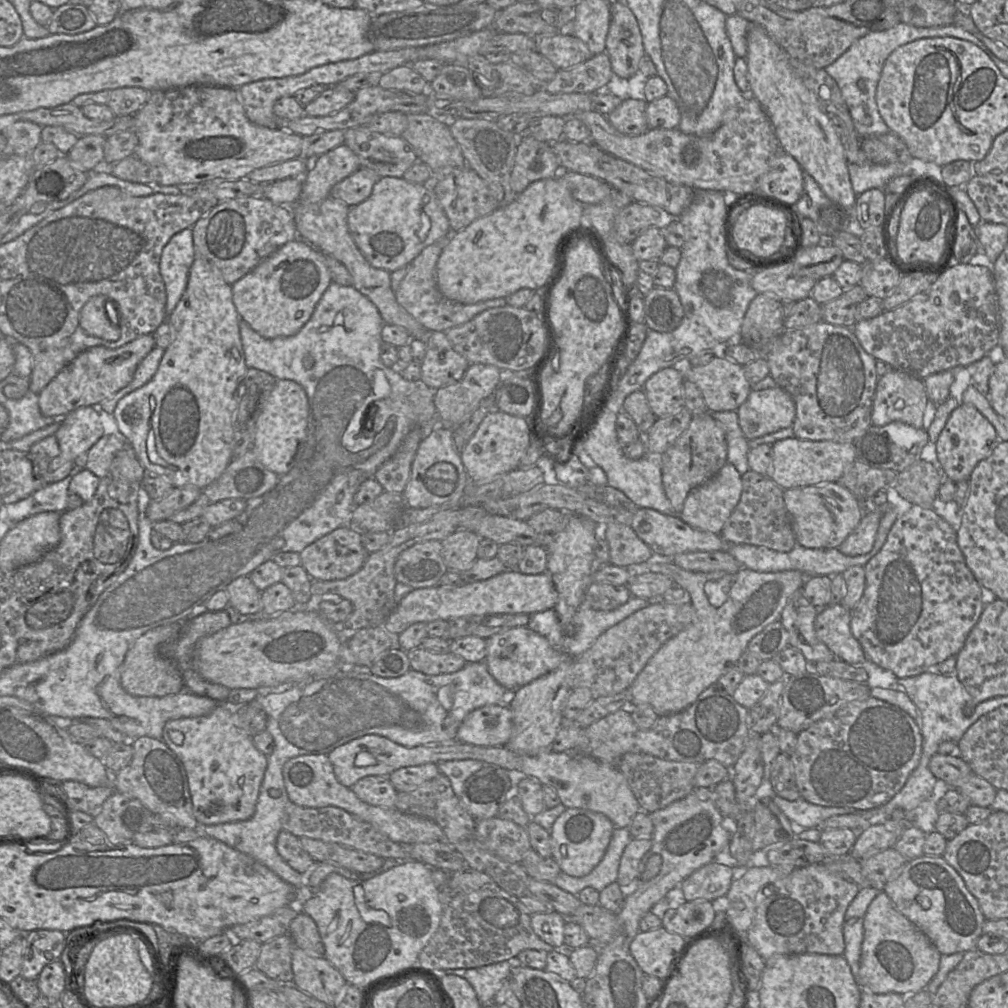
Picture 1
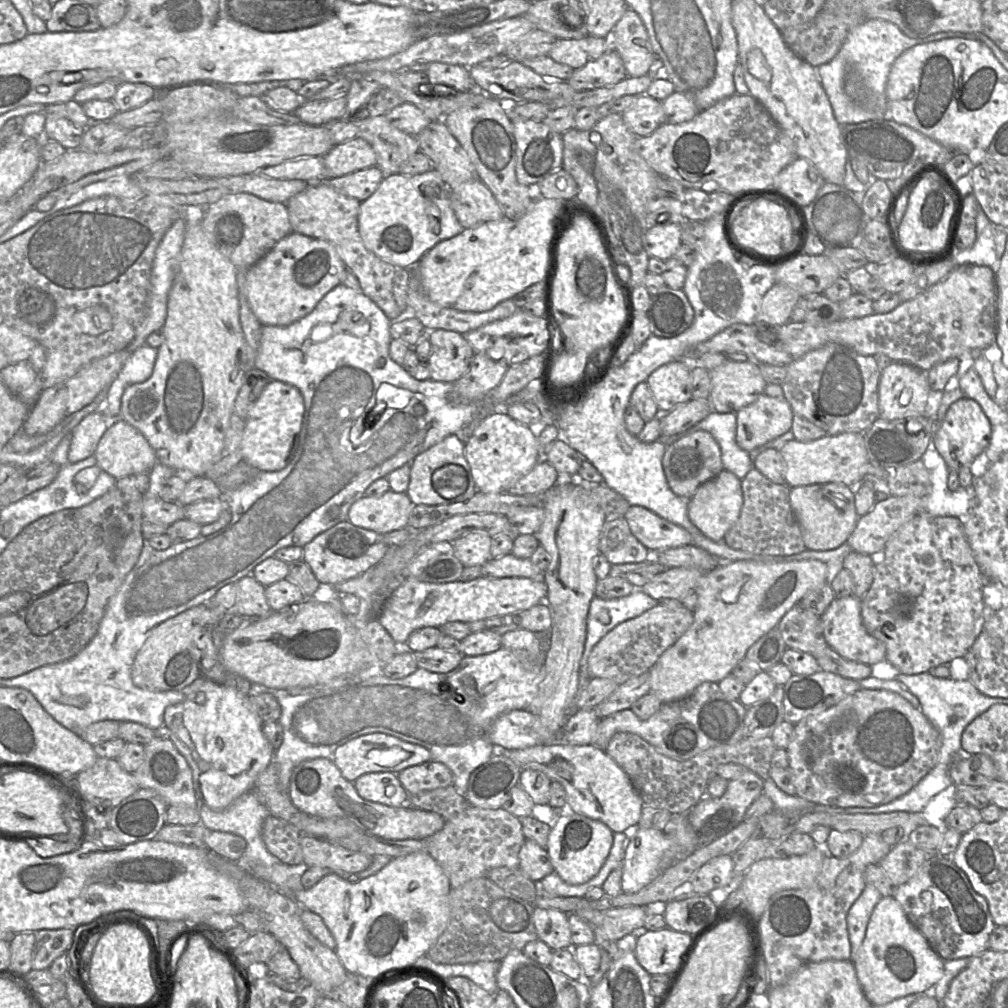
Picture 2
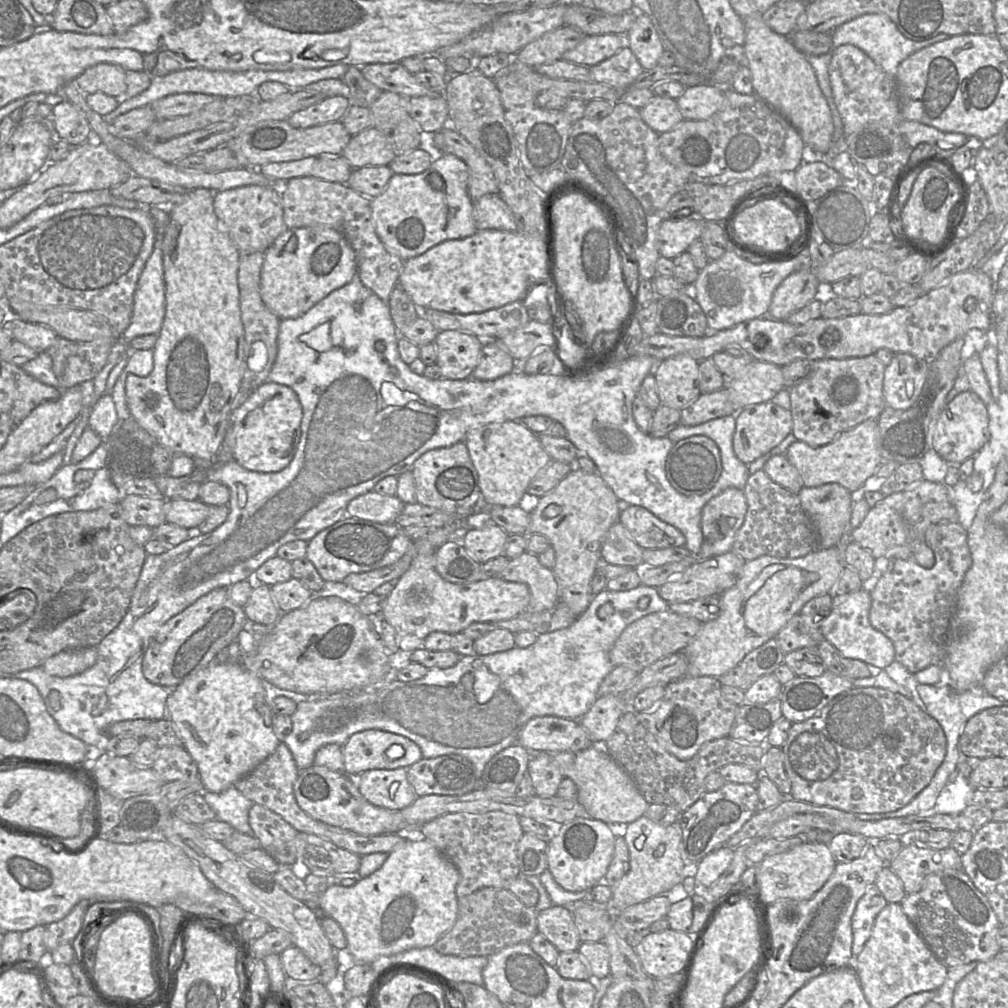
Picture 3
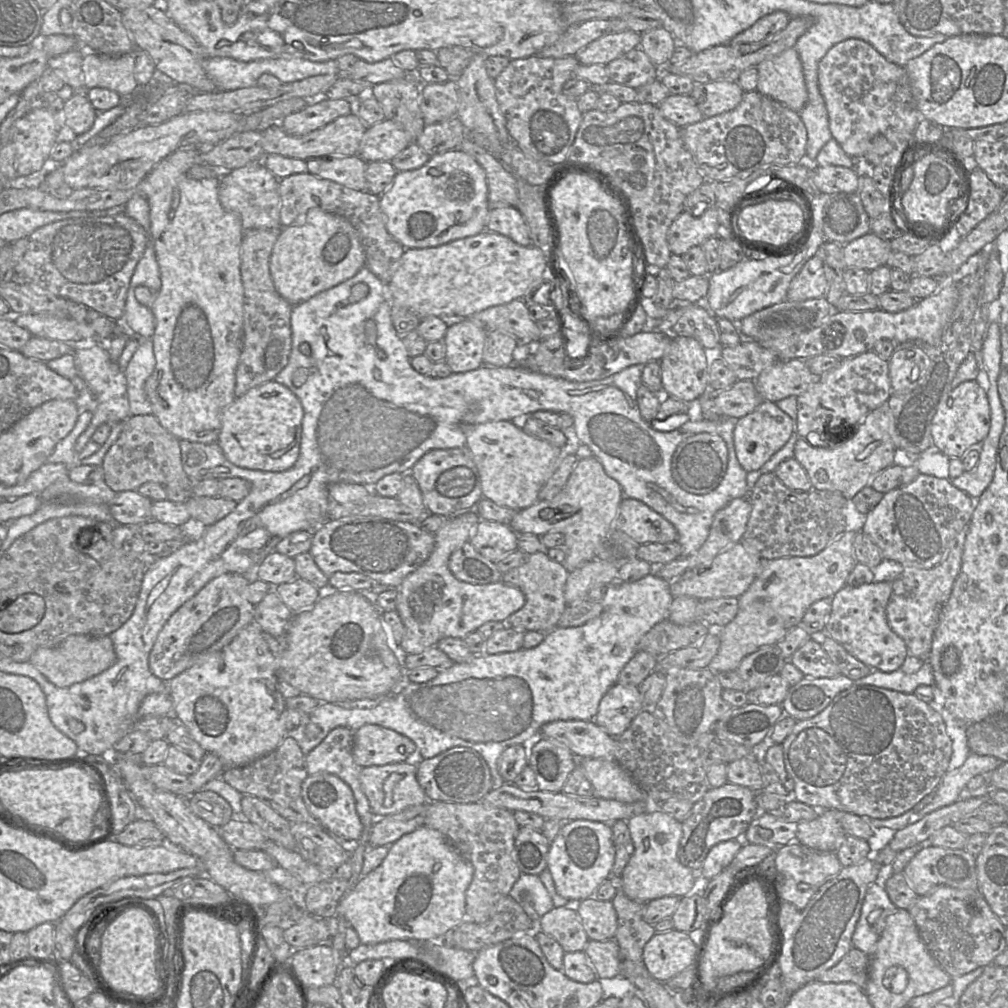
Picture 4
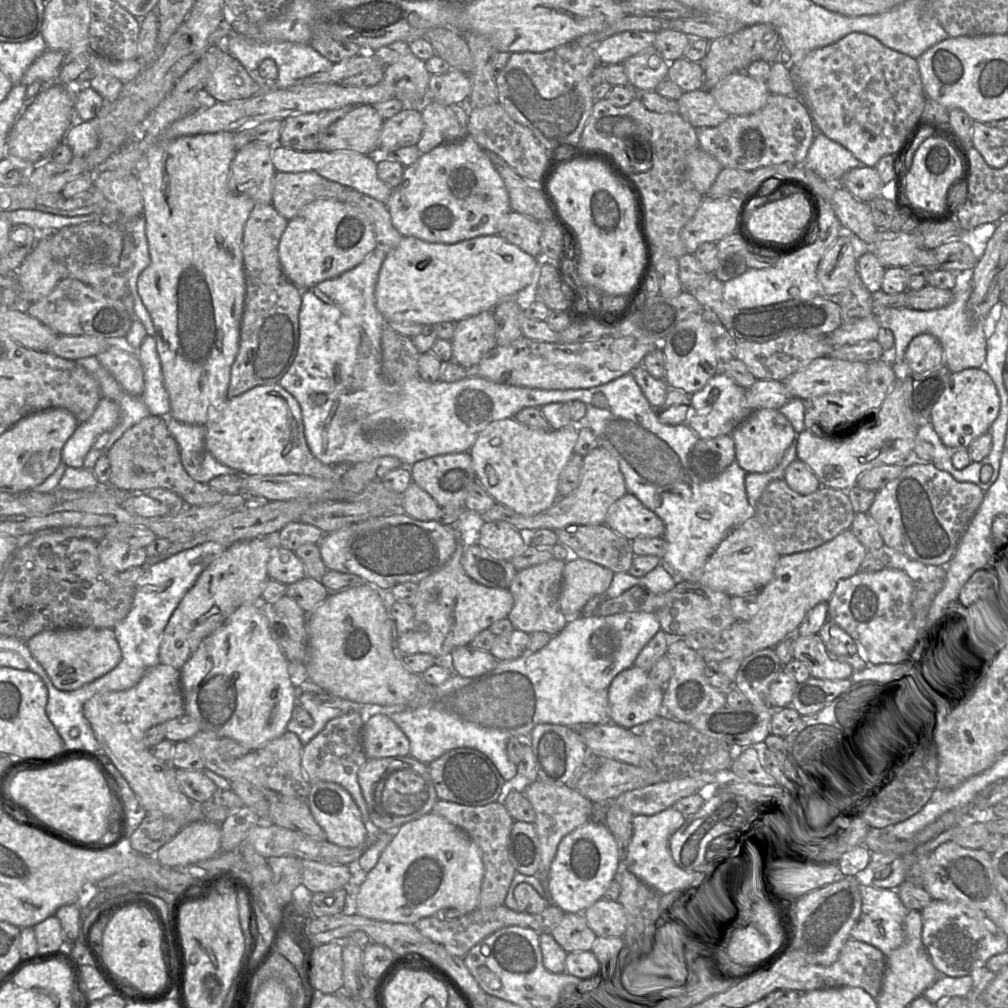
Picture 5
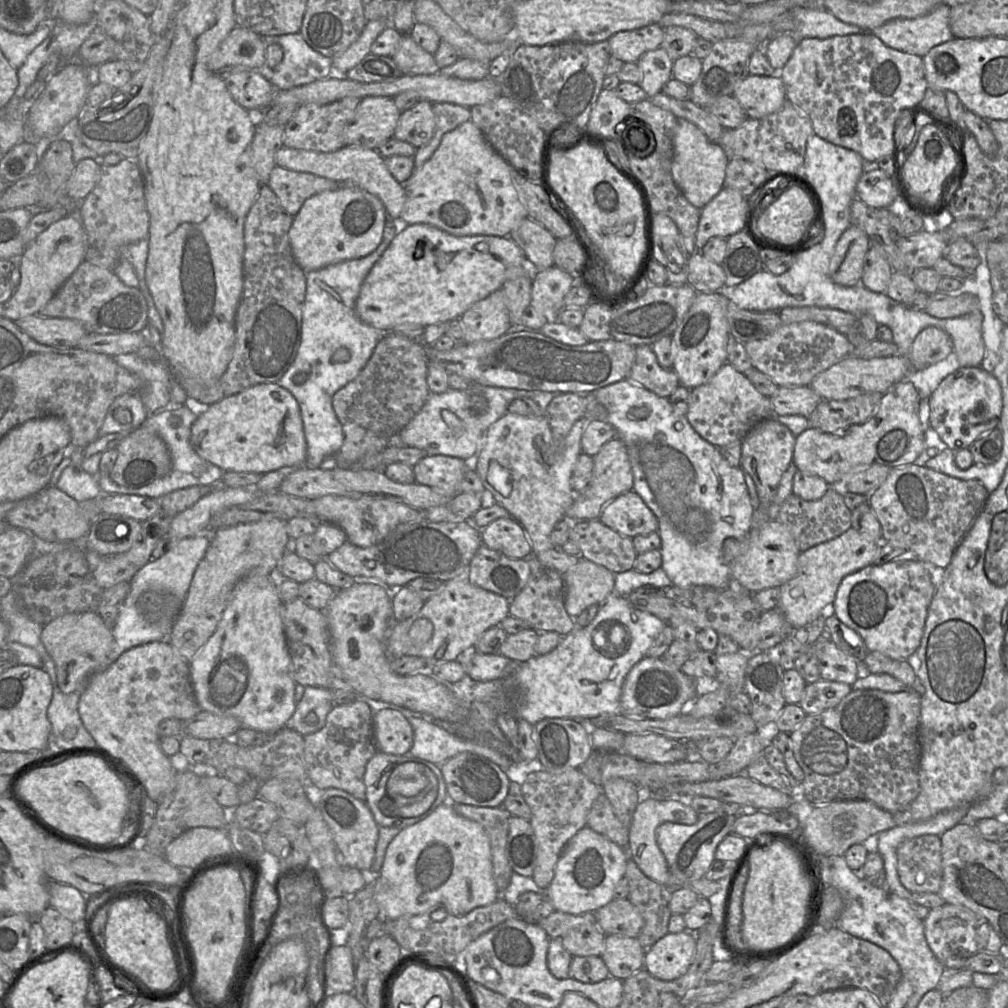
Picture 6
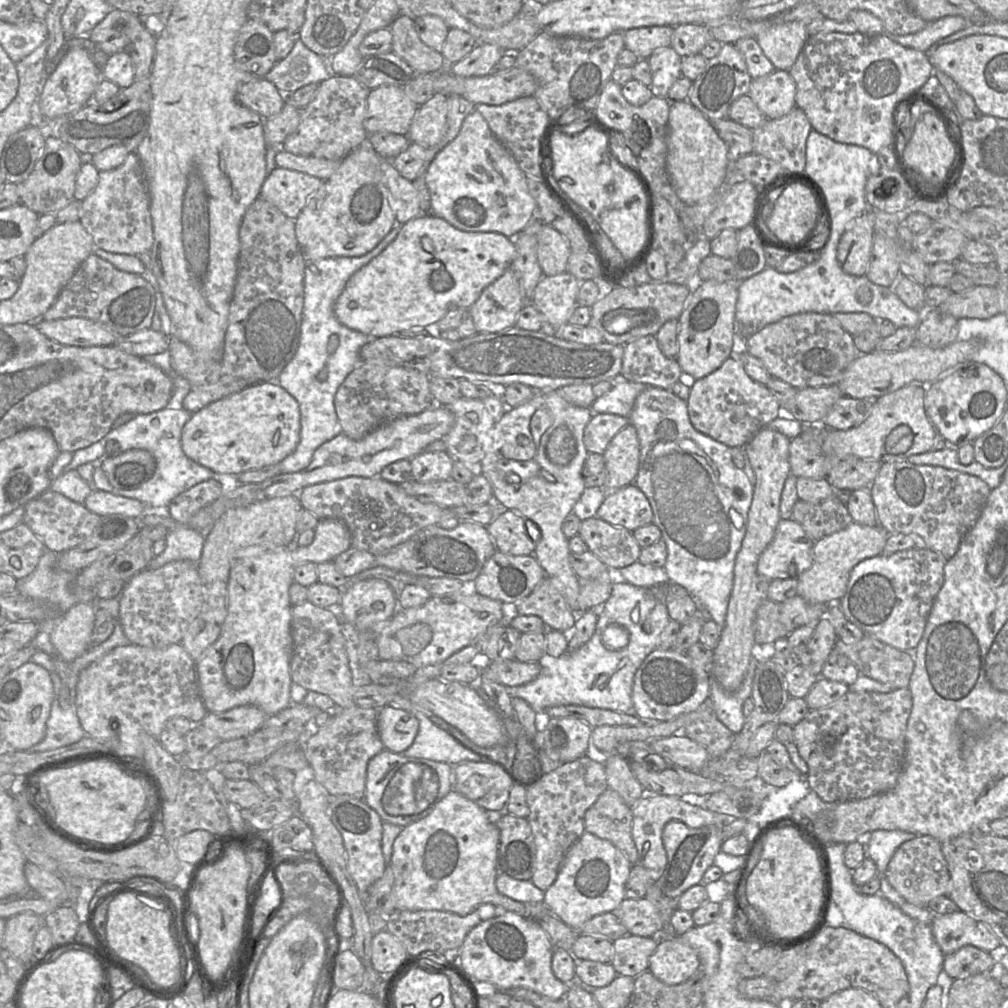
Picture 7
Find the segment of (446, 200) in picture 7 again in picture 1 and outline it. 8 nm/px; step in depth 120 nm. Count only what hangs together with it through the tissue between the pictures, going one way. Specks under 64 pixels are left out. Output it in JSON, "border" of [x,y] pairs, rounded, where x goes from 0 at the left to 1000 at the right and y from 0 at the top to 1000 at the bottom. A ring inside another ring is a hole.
{"border":[[[377,176],[368,193],[347,205],[344,221],[352,242],[365,260],[386,270],[404,264],[422,245],[448,231],[428,183],[413,183],[400,176]]]}

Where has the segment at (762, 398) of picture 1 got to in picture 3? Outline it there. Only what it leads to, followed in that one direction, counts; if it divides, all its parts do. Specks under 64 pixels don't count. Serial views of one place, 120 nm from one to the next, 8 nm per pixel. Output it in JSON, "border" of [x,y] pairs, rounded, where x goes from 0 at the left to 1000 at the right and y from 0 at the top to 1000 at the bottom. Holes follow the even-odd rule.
{"border":[[[767,398],[743,402],[730,410],[730,426],[727,434],[727,446],[740,461],[772,442],[785,429],[787,415],[785,407]]]}

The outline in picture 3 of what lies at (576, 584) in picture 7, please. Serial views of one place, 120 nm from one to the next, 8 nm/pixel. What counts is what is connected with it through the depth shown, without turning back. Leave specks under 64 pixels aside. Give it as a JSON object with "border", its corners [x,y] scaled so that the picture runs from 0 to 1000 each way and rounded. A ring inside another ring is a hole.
{"border":[[[517,418],[486,420],[468,426],[460,438],[474,469],[477,494],[485,502],[507,503],[522,499],[526,478],[548,457],[534,432]]]}

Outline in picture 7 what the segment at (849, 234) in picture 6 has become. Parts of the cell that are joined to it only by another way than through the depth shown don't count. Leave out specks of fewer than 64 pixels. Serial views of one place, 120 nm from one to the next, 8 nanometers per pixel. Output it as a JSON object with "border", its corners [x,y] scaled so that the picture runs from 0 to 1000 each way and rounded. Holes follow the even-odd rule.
{"border":[[[861,207],[849,215],[835,232],[830,257],[840,272],[859,273],[865,254],[865,242],[868,233],[867,208]]]}

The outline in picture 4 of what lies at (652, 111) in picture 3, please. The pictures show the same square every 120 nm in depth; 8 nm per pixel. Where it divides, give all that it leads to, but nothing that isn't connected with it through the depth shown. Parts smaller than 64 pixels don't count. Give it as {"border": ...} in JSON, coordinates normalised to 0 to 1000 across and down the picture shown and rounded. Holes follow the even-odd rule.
{"border":[[[664,94],[653,106],[656,113],[673,126],[680,126],[698,118],[685,94]]]}

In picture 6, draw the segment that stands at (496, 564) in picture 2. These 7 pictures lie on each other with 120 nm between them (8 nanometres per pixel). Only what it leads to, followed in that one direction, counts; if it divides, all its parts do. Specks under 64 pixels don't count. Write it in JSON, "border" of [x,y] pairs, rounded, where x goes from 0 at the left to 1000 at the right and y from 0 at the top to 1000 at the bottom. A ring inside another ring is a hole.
{"border":[[[531,563],[522,581],[506,595],[505,610],[523,617],[535,628],[552,627],[560,632],[571,623],[570,615],[561,604],[560,570],[539,563]]]}

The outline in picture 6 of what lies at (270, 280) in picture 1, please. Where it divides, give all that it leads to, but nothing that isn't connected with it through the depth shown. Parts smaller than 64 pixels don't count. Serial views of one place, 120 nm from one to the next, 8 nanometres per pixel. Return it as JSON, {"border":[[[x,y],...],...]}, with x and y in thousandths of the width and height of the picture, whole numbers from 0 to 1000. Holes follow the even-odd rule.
{"border":[[[338,184],[333,188],[321,189],[304,197],[291,215],[286,235],[291,255],[303,269],[312,269],[327,262],[364,254],[379,239],[384,210],[378,198],[351,184]]]}

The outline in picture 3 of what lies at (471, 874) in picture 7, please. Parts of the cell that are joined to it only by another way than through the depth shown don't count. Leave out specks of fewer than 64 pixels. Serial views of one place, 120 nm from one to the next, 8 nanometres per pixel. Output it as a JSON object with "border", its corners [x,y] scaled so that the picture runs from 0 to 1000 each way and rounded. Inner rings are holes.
{"border":[[[404,830],[386,847],[377,862],[358,871],[348,880],[328,878],[316,890],[316,907],[331,912],[344,933],[344,945],[352,955],[368,956],[377,948],[387,948],[410,940],[430,939],[446,923],[454,908],[452,879],[456,866],[431,837],[417,830]]]}

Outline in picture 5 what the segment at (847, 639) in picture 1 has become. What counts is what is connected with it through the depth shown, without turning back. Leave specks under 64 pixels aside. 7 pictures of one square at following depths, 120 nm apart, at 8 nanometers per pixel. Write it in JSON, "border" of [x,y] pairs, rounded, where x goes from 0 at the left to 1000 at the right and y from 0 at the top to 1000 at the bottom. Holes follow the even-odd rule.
{"border":[[[879,563],[868,568],[853,568],[831,577],[821,595],[821,615],[827,616],[849,639],[858,645],[861,657],[870,662],[892,664],[911,641],[909,615],[906,612],[905,594],[909,578],[896,566]]]}

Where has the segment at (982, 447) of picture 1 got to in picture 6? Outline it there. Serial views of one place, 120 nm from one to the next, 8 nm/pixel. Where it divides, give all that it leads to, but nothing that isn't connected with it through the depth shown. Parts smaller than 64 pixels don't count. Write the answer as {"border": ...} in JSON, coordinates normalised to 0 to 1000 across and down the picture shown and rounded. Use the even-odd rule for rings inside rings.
{"border":[[[972,363],[953,364],[938,373],[922,394],[925,425],[946,448],[960,444],[972,433],[989,424],[994,410],[994,388],[988,374]]]}

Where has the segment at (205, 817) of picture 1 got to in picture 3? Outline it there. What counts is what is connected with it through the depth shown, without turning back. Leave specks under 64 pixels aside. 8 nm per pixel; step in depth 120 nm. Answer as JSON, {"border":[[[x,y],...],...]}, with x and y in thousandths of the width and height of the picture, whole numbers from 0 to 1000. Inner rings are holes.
{"border":[[[212,656],[170,687],[165,695],[165,709],[182,741],[195,757],[201,785],[223,785],[273,746],[278,735],[271,725],[270,697],[270,689],[263,686],[260,674],[239,659],[229,657]]]}

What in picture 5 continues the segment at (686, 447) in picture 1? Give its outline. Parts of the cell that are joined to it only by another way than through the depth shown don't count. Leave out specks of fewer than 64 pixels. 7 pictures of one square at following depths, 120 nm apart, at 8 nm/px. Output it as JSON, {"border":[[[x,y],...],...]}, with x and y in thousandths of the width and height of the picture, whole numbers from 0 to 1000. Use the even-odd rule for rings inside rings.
{"border":[[[725,432],[692,436],[683,450],[683,464],[695,477],[705,477],[730,457]]]}

